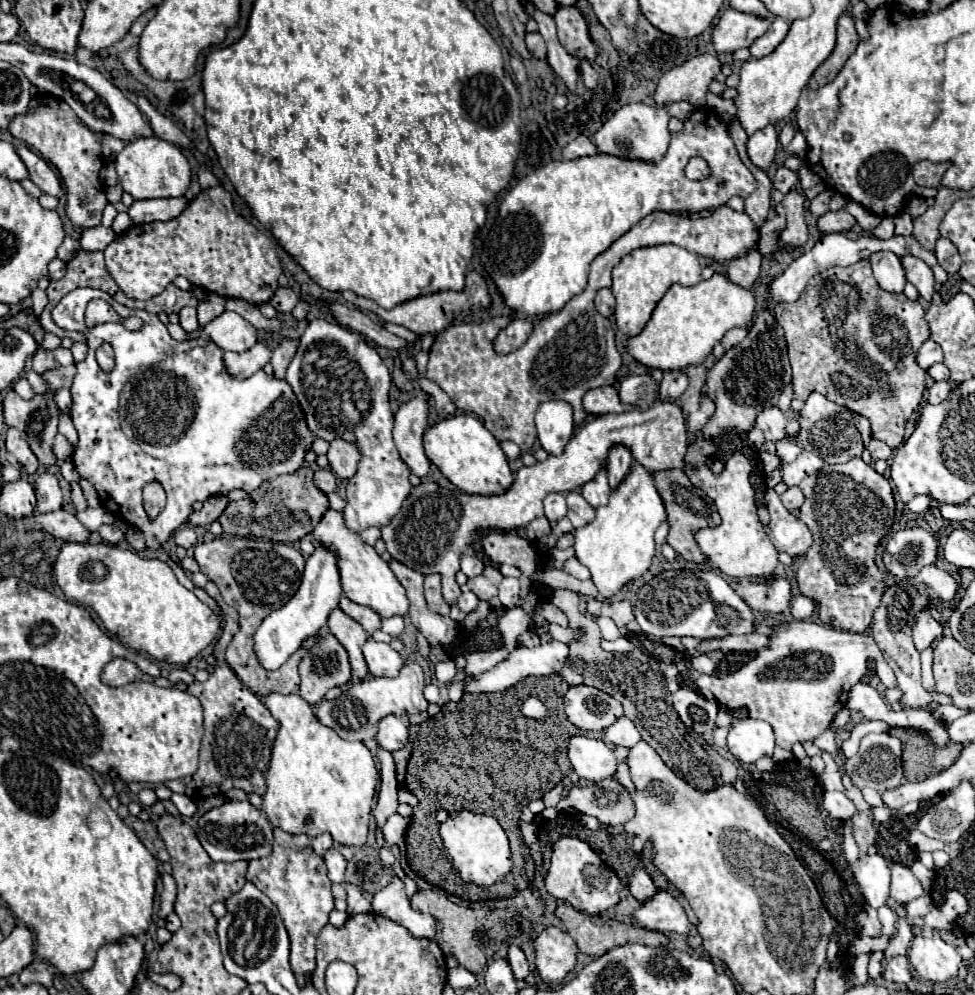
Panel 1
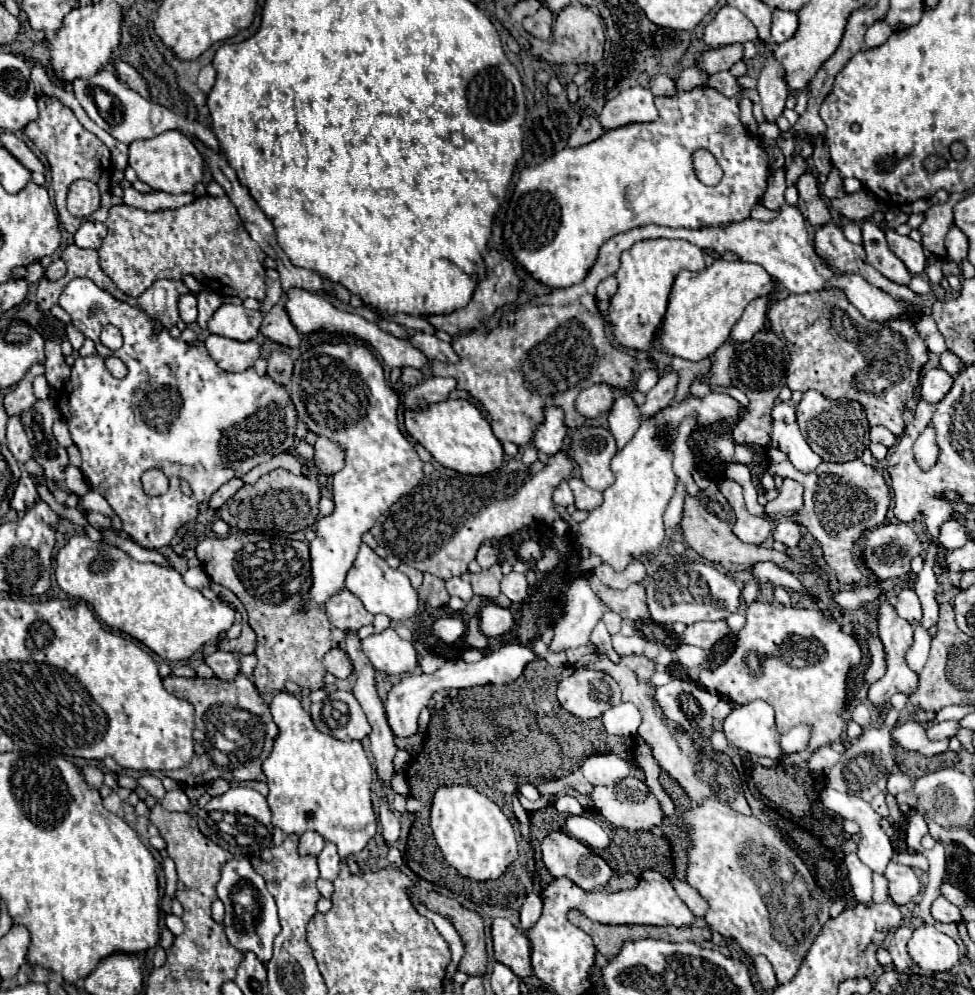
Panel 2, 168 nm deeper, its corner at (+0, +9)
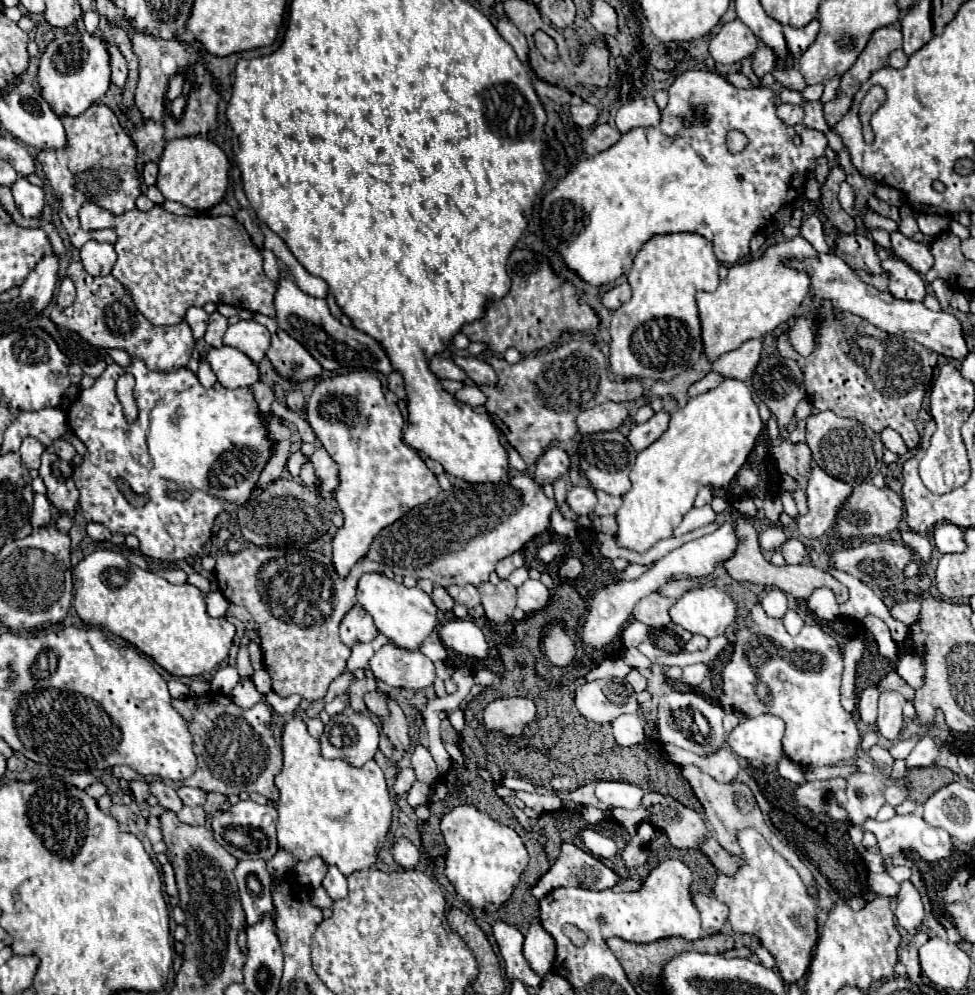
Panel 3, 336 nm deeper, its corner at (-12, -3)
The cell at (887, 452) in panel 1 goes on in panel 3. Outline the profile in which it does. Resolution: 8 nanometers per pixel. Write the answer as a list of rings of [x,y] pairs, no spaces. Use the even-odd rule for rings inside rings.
[[[885,428],[885,430],[881,430],[881,440],[883,440],[883,444],[885,444],[885,448],[887,450],[891,450],[891,452],[895,452],[895,454],[907,454],[907,446],[905,446],[905,442],[903,442],[903,438],[893,430],[893,428]]]

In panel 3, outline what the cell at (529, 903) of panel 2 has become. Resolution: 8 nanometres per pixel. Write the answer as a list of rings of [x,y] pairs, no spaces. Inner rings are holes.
[[[531,922],[523,944],[523,956],[541,978],[545,978],[545,974],[551,970],[555,958],[555,942],[553,936],[545,932],[541,922]]]

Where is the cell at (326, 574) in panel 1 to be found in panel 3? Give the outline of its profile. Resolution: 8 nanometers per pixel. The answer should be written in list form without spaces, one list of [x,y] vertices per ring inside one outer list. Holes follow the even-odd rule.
[[[349,372],[347,376],[333,376],[321,380],[307,402],[307,420],[317,440],[339,466],[339,486],[335,490],[335,502],[343,512],[345,524],[337,530],[331,544],[335,570],[339,576],[347,576],[351,566],[365,556],[369,544],[385,526],[393,524],[411,508],[439,494],[439,482],[435,474],[425,466],[419,452],[403,442],[403,416],[397,404],[389,404],[385,400],[383,386],[371,372]]]

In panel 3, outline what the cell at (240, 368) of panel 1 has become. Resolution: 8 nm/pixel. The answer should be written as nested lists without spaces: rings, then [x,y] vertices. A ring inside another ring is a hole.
[[[211,348],[205,356],[205,362],[215,372],[217,382],[225,388],[243,388],[259,380],[259,368],[237,348]]]

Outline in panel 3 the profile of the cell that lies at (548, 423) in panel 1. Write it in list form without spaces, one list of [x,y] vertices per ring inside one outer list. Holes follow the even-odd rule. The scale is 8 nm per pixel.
[[[549,448],[535,464],[535,482],[539,486],[553,484],[557,478],[567,476],[569,472],[569,456],[561,448]]]

